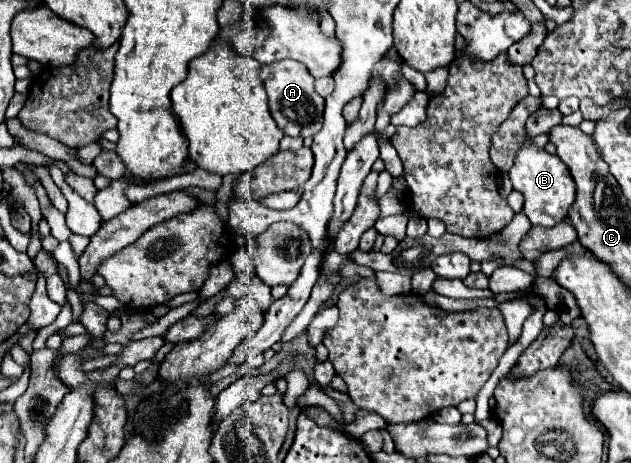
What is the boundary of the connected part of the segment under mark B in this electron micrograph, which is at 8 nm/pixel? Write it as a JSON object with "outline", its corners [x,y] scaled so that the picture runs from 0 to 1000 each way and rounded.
{"outline":[[[832,307],[819,324],[813,363],[807,367],[807,384],[813,406],[832,428],[829,462],[838,471],[842,484],[854,484],[864,492],[886,484],[899,467],[899,454],[911,432],[911,393],[902,376],[902,363],[895,363],[895,354],[889,354],[883,337],[864,328],[861,320],[851,320],[842,307]]]}

